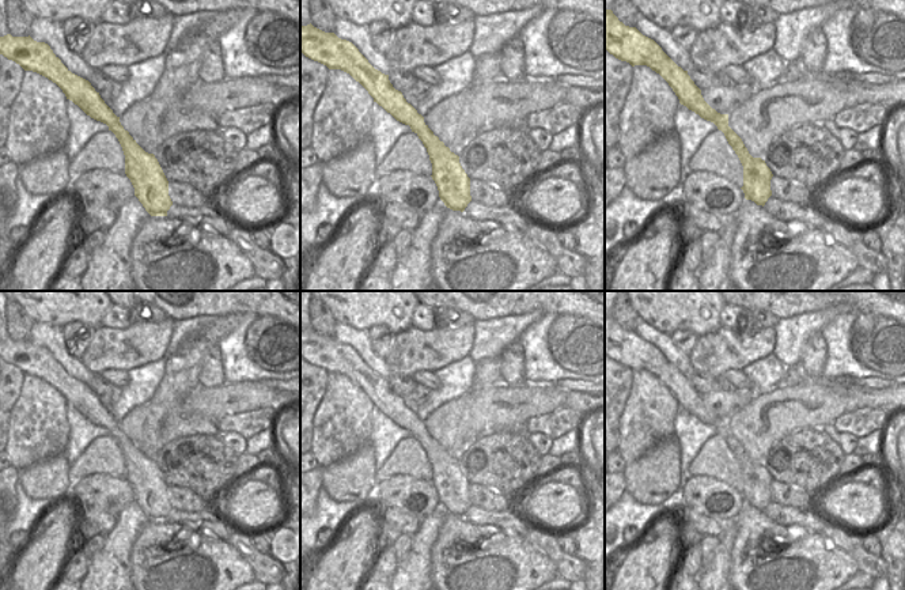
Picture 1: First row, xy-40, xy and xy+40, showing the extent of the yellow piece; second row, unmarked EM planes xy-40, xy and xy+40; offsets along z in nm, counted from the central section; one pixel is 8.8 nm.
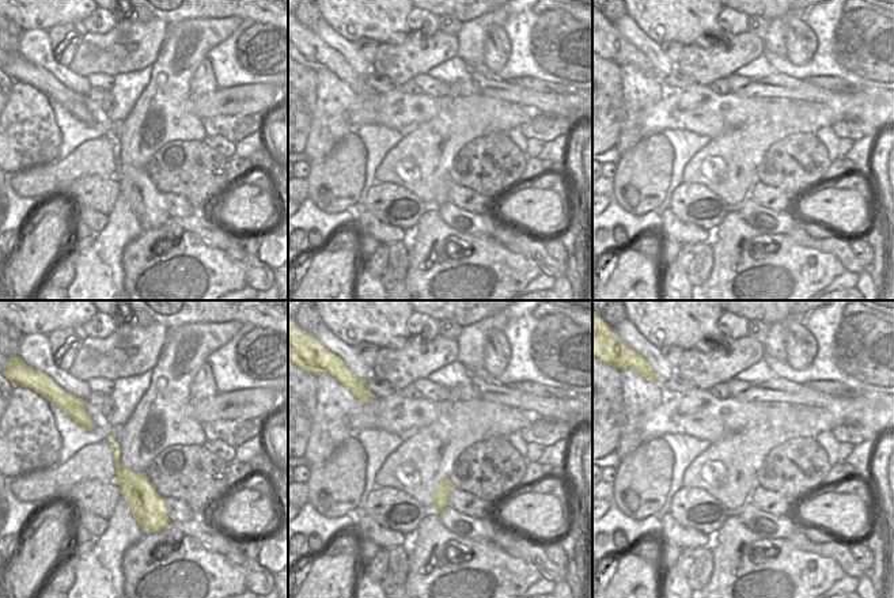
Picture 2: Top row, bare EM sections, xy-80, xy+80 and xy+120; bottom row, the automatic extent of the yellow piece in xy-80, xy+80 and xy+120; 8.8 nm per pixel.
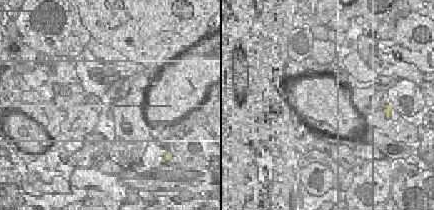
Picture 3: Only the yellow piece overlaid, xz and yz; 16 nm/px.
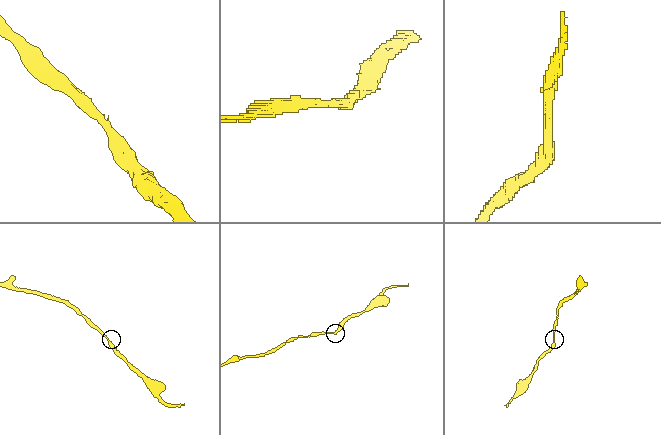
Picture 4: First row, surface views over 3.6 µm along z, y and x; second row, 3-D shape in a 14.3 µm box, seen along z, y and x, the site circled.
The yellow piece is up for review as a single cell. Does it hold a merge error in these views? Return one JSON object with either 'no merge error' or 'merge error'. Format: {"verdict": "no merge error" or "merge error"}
{"verdict": "no merge error"}

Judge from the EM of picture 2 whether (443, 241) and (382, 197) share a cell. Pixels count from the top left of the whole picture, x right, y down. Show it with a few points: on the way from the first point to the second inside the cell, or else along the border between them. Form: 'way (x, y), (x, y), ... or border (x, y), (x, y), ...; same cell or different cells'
border (427, 205), (427, 209), (412, 231); different cells

